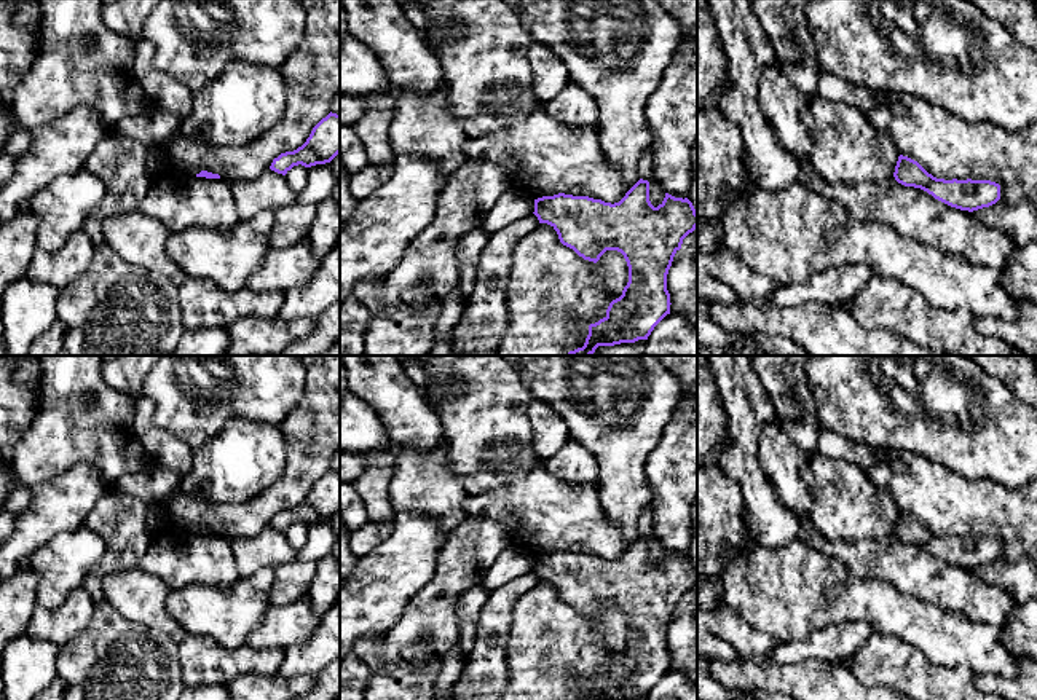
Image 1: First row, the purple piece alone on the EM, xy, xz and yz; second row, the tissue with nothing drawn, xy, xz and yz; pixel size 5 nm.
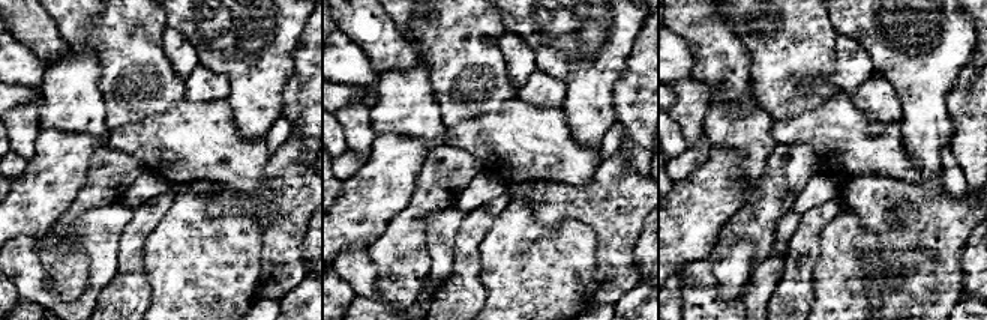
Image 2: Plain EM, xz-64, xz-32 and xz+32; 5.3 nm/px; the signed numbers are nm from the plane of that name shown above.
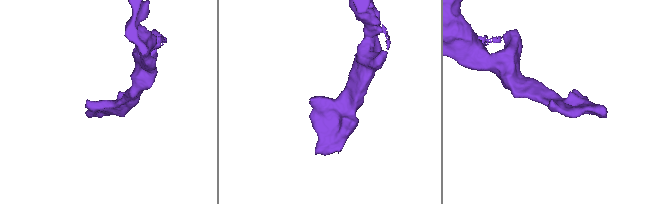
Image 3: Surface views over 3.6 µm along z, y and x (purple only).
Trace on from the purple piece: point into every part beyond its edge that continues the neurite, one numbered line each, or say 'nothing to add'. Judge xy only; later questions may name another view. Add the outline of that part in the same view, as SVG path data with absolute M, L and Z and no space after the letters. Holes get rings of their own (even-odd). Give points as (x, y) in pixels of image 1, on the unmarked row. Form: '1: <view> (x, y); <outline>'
nothing to add

